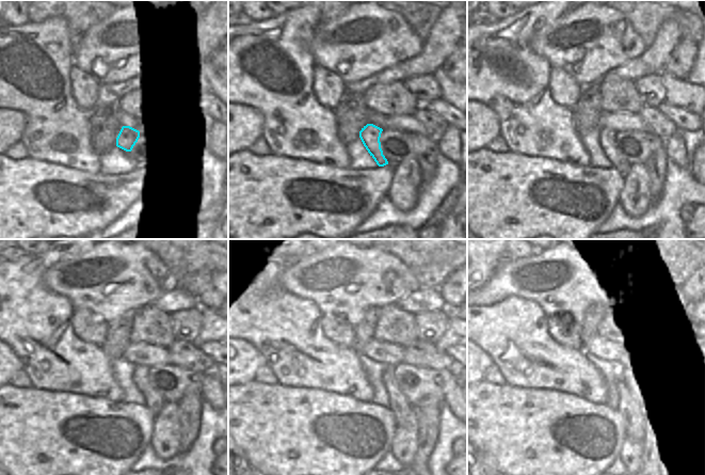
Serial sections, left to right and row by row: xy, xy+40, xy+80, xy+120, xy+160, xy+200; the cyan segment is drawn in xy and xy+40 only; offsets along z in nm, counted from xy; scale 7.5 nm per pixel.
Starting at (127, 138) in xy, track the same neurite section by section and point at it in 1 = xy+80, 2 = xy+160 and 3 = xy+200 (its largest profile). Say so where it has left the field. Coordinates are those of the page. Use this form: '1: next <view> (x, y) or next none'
1: next xy+80 (609, 144)
2: next xy+160 (405, 414)
3: next xy+200 (639, 409)

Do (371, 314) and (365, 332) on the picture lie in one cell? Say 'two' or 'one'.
one

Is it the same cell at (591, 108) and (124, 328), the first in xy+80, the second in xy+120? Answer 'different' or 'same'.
same

